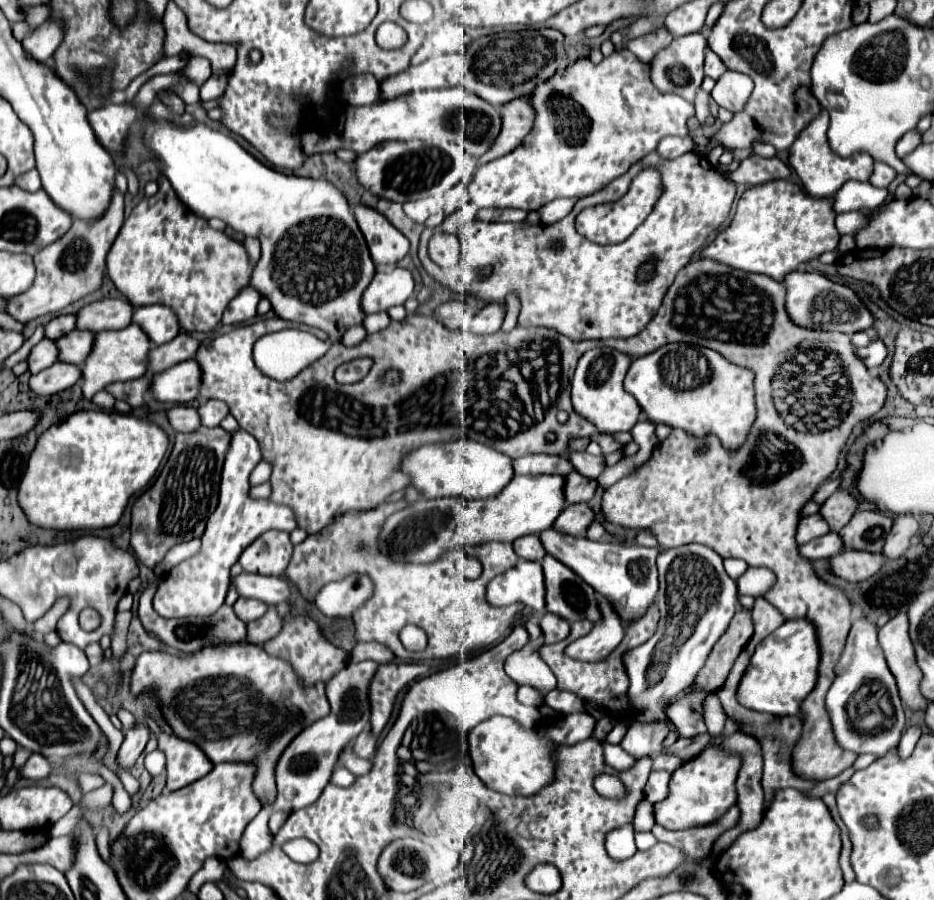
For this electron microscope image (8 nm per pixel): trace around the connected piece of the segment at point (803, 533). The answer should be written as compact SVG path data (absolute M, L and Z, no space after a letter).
M813 514L813 516L799 518L795 540L797 540L797 544L807 544L809 540L819 538L819 536L823 536L827 532L829 532L829 526L823 524L823 518L819 518L819 514Z

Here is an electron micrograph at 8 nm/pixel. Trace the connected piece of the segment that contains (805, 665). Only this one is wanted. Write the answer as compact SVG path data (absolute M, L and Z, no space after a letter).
M807 620L783 622L755 648L751 662L737 688L737 702L755 712L773 716L797 716L803 698L813 690L819 666L815 628Z

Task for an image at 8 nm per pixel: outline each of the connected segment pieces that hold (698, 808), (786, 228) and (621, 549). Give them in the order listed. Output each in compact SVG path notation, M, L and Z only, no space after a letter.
M721 748L705 750L701 756L685 762L675 774L671 774L669 796L655 804L655 820L667 830L685 830L691 826L703 826L721 818L729 806L737 802L735 780L739 774L739 758L723 752Z
M773 180L747 188L737 204L739 206L729 228L703 248L701 256L783 282L783 274L797 270L805 260L813 260L823 252L835 250L839 244L841 236L835 228L833 198L813 198L795 182Z
M553 528L543 530L539 538L553 558L569 566L595 592L599 592L605 600L609 600L613 610L625 624L641 618L647 612L647 608L655 602L659 588L655 566L655 558L659 554L657 548L645 548L639 544L625 544L625 542L591 542L587 538L559 534Z

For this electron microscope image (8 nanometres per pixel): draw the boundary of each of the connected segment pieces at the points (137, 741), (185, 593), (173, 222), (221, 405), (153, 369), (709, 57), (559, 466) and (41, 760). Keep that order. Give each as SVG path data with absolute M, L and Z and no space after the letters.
M137 724L133 730L125 732L125 740L117 752L117 764L119 768L127 770L135 764L139 754L145 750L145 744L149 740L149 730L143 724Z
M237 430L231 436L231 444L225 456L221 486L219 486L219 504L217 510L207 520L207 528L201 536L201 550L169 570L169 574L159 582L153 596L153 608L157 614L167 616L184 615L179 618L203 618L215 614L225 602L231 574L229 568L239 560L241 552L263 532L283 530L291 532L297 528L295 514L289 508L279 506L271 500L253 500L249 498L249 474L261 462L261 450L257 440L245 432Z
M159 176L157 182L159 192L151 198L143 198L133 208L117 240L113 242L113 248L107 256L107 274L133 306L163 304L177 314L181 328L185 328L187 332L211 332L221 322L221 314L227 304L243 288L249 286L253 266L249 264L243 244L235 242L225 232L213 230L205 218L189 212L177 198L173 186L167 182L165 176Z
M207 400L207 402L201 402L197 406L199 410L199 416L201 416L201 426L207 426L207 428L215 428L221 424L221 420L229 414L229 408L225 402L219 402L219 400Z
M179 334L163 346L155 346L147 356L147 374L159 374L183 360L195 358L199 342L189 334Z
M707 48L707 50L705 50L705 74L711 76L713 80L717 80L725 70L727 70L727 68L723 66L721 58Z
M533 454L513 460L515 474L559 474L567 476L573 472L571 462L565 456L549 456L549 454Z
M35 752L35 754L27 760L27 764L23 766L23 776L25 776L27 780L43 780L43 778L47 778L47 776L51 774L51 770L53 770L51 762L49 762L45 756L41 756L41 754Z

